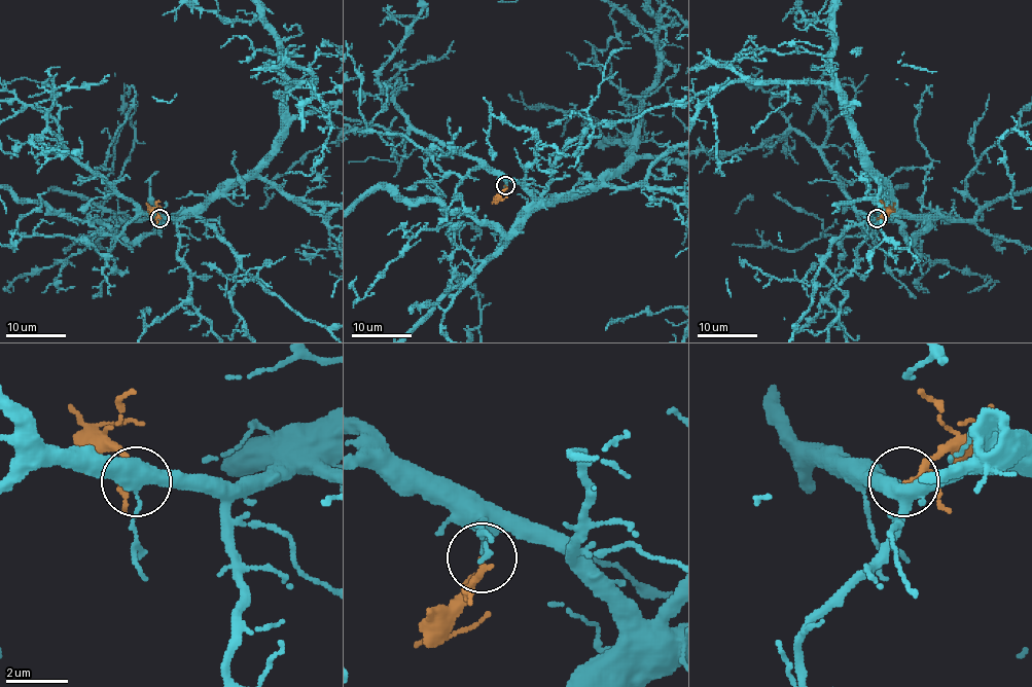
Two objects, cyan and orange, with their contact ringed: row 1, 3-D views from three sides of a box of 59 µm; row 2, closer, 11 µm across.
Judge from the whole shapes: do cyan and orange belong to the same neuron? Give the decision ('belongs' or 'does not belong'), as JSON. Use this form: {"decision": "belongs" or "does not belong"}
{"decision": "belongs"}

